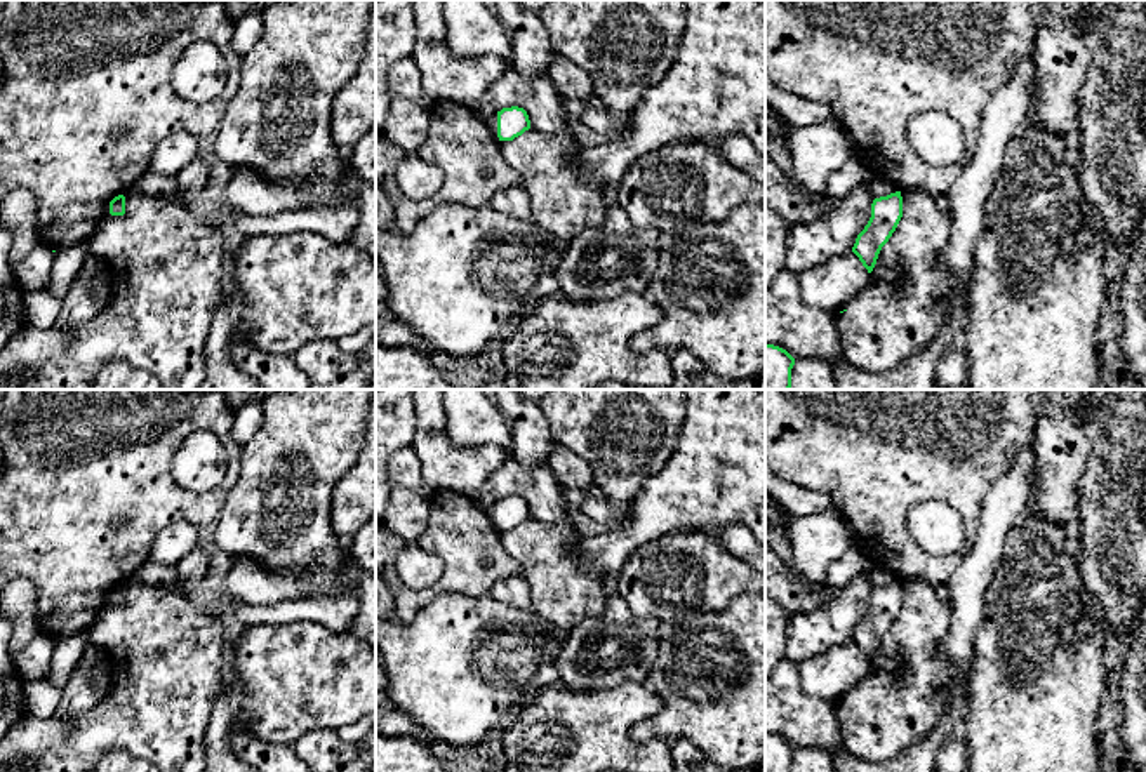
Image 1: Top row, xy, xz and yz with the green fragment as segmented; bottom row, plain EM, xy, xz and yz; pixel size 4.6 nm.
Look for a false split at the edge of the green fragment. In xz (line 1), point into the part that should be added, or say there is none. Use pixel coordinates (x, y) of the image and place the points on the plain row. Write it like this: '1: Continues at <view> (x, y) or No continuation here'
1: Continues at xz (493, 512)

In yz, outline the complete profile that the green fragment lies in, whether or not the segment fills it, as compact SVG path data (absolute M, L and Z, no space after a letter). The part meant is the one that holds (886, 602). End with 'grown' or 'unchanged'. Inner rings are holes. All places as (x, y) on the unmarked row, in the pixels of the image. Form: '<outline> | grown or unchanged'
M901 581L875 588L871 607L857 624L852 642L859 647L868 662L873 661L882 636L889 631L903 607Z | unchanged

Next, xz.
M518 496L503 497L485 511L497 530L513 530L530 518L527 501Z | grown

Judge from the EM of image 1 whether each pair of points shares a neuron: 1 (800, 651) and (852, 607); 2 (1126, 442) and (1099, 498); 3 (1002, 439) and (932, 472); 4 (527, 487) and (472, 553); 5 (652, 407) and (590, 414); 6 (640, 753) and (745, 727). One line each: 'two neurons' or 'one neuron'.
1: one neuron
2: one neuron
3: one neuron
4: two neurons
5: one neuron
6: two neurons

